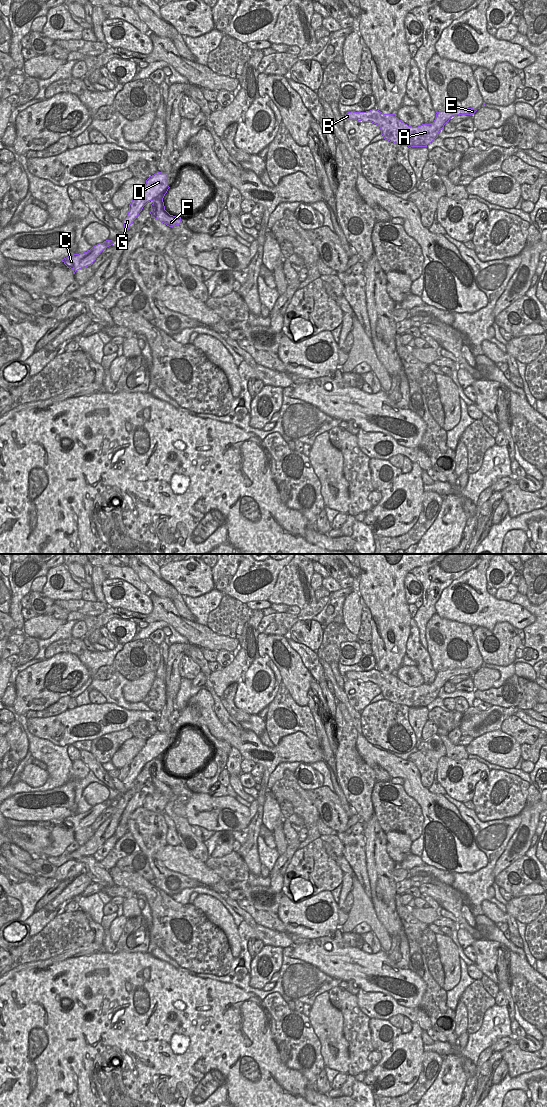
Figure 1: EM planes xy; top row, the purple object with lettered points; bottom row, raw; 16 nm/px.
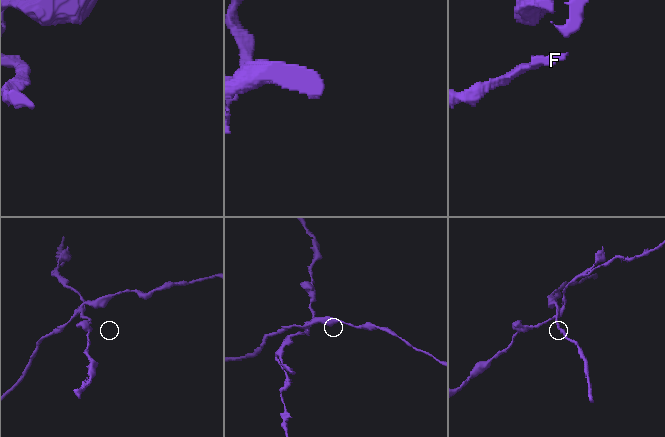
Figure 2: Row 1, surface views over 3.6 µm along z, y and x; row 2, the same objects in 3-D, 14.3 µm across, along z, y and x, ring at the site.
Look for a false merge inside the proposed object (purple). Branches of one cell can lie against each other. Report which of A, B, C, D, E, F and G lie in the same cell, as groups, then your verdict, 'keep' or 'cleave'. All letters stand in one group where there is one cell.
groups A B C D E G / F; cleave

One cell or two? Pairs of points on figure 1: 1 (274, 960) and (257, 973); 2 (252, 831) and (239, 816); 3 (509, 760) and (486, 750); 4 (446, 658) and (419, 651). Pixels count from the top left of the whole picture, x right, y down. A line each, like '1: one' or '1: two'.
1: one
2: two
3: one
4: two

